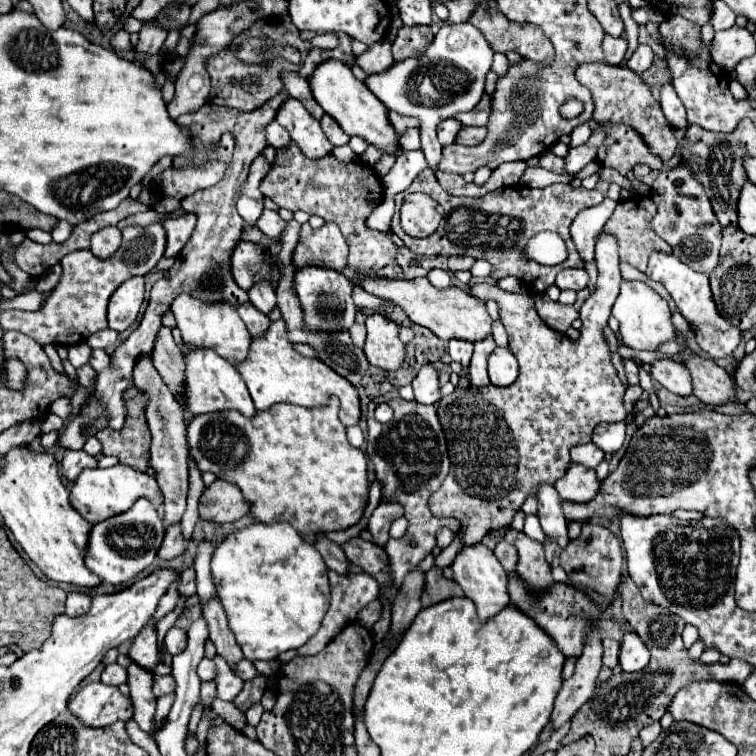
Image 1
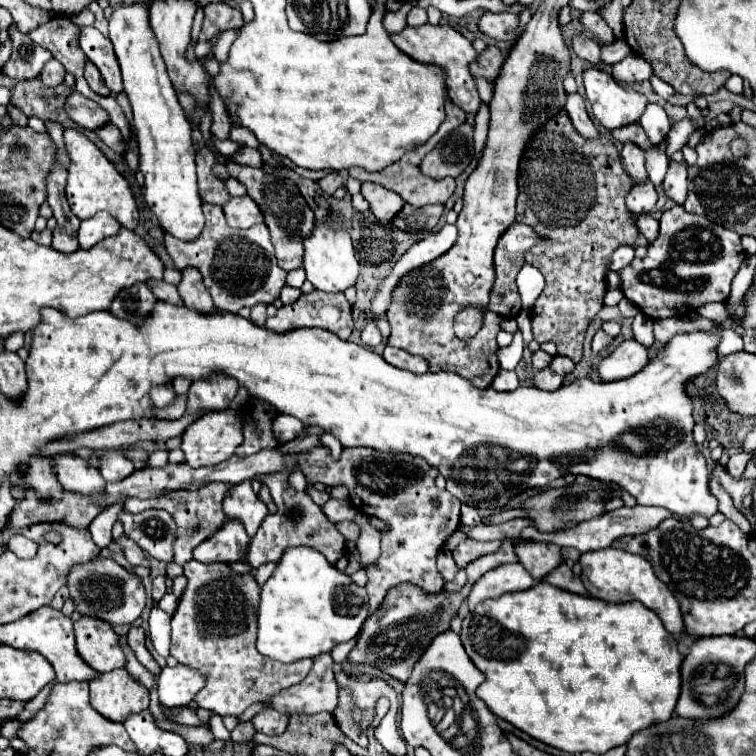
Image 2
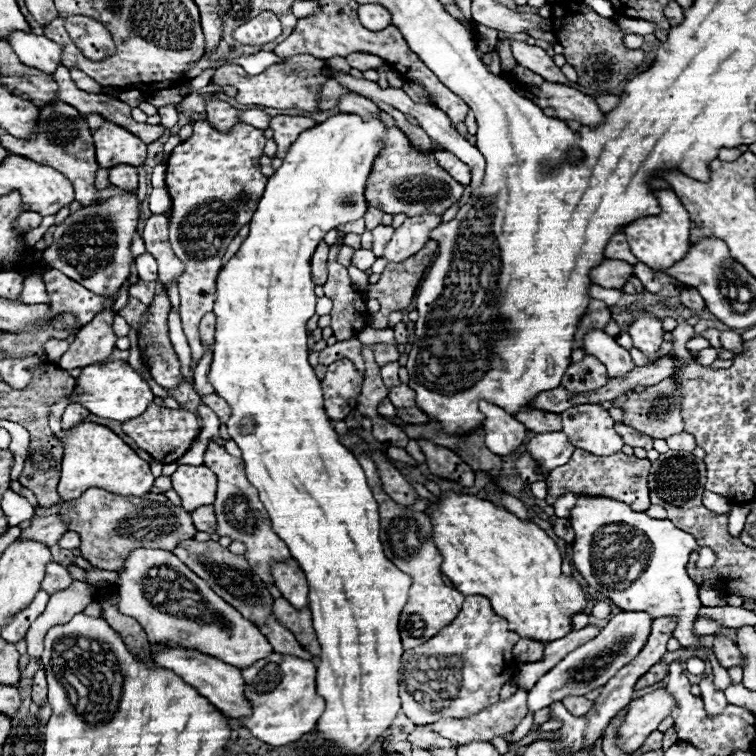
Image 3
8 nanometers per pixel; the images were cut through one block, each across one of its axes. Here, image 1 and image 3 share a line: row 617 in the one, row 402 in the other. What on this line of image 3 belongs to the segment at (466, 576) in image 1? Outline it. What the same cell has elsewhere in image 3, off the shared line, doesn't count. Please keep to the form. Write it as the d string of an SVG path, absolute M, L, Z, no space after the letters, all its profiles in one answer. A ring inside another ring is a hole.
M480 400L480 412L486 416L482 424L484 442L494 454L512 454L524 442L526 428L512 414L488 400Z

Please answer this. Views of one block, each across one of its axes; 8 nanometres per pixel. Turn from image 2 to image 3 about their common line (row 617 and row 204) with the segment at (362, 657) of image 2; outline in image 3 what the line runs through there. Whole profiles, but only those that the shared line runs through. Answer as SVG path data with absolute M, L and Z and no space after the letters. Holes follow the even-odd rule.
M380 116L380 120L388 126L388 150L384 150L384 158L376 162L376 170L372 170L372 178L368 178L368 204L380 206L380 210L392 216L444 214L452 204L460 200L464 186L446 174L446 170L440 170L432 154L418 152L410 140L394 126L392 116Z

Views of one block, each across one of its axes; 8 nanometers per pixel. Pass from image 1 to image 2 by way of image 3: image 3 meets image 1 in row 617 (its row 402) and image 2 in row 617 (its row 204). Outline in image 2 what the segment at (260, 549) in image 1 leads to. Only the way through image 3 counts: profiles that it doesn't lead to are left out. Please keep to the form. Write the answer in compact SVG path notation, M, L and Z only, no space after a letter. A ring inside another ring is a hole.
M290 548L284 552L272 576L260 592L258 606L258 652L278 660L296 662L330 652L336 644L354 638L368 618L366 588L356 586L312 548Z

